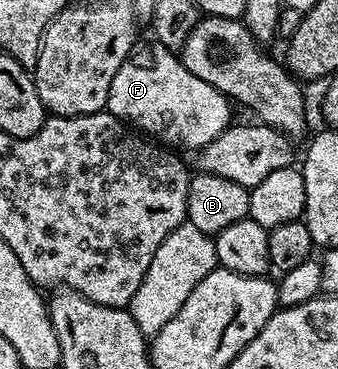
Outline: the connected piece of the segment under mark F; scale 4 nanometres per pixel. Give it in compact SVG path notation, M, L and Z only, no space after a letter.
M158 44L153 48L134 49L122 62L109 86L106 111L158 141L202 149L230 125L230 101L207 81L193 76L174 51Z

